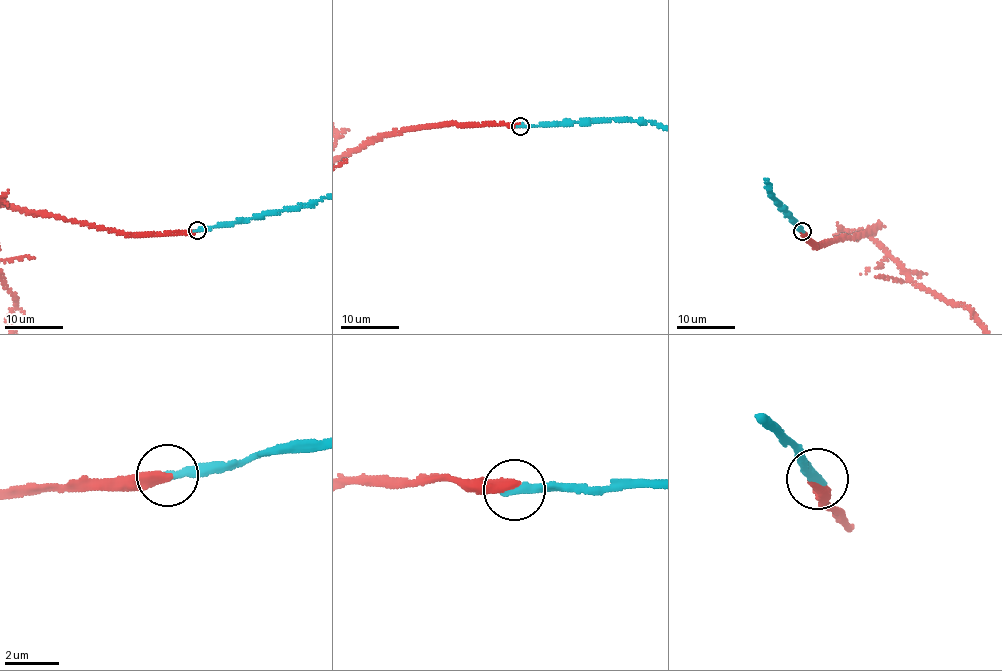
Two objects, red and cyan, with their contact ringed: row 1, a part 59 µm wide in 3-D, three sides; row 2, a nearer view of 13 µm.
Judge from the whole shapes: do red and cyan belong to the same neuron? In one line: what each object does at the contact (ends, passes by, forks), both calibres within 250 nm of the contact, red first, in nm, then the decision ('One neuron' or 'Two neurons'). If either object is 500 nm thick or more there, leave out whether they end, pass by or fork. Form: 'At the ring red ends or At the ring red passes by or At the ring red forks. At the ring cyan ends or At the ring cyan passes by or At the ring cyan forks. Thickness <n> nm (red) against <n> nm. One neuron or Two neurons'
At the ring red ends. At the ring cyan ends. Thickness 440 nm (red) against 340 nm. One neuron

